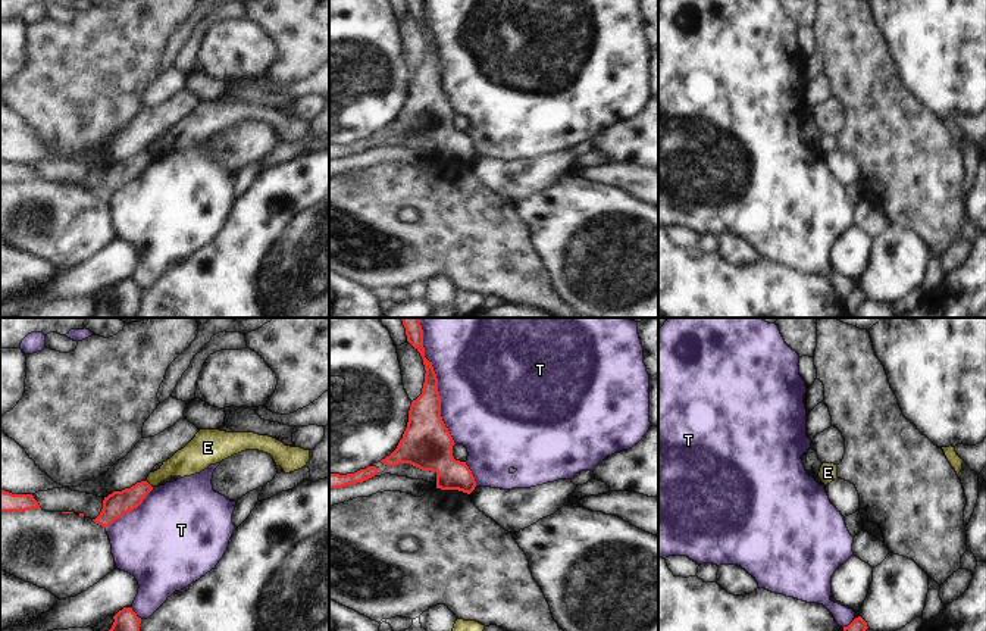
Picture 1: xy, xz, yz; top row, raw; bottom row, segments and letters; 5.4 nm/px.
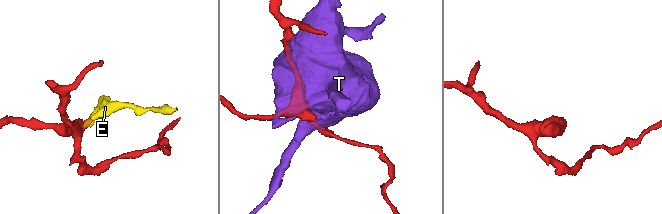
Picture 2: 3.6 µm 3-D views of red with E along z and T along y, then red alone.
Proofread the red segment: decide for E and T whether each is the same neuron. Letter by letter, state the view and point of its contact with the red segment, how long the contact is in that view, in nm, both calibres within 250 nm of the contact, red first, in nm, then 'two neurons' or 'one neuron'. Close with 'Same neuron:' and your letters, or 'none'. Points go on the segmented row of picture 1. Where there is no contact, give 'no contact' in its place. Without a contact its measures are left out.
E: contact xy (149, 484); length 60 nm; calibres 140 and 160 nm; two neurons
T: contact xz (437, 381); length 700 nm; calibres 200 and 500 nm; two neurons
Same neuron: none

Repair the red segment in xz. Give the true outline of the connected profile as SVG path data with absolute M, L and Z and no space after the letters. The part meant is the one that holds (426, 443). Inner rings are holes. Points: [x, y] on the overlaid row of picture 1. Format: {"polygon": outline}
{"polygon": "M401 318L407 341L420 353L425 365L422 394L411 402L407 428L397 449L382 459L386 466L410 463L436 474L436 488L470 494L476 481L466 462L456 460L456 444L441 416L441 396L432 362L425 357L423 329L419 318Z"}

